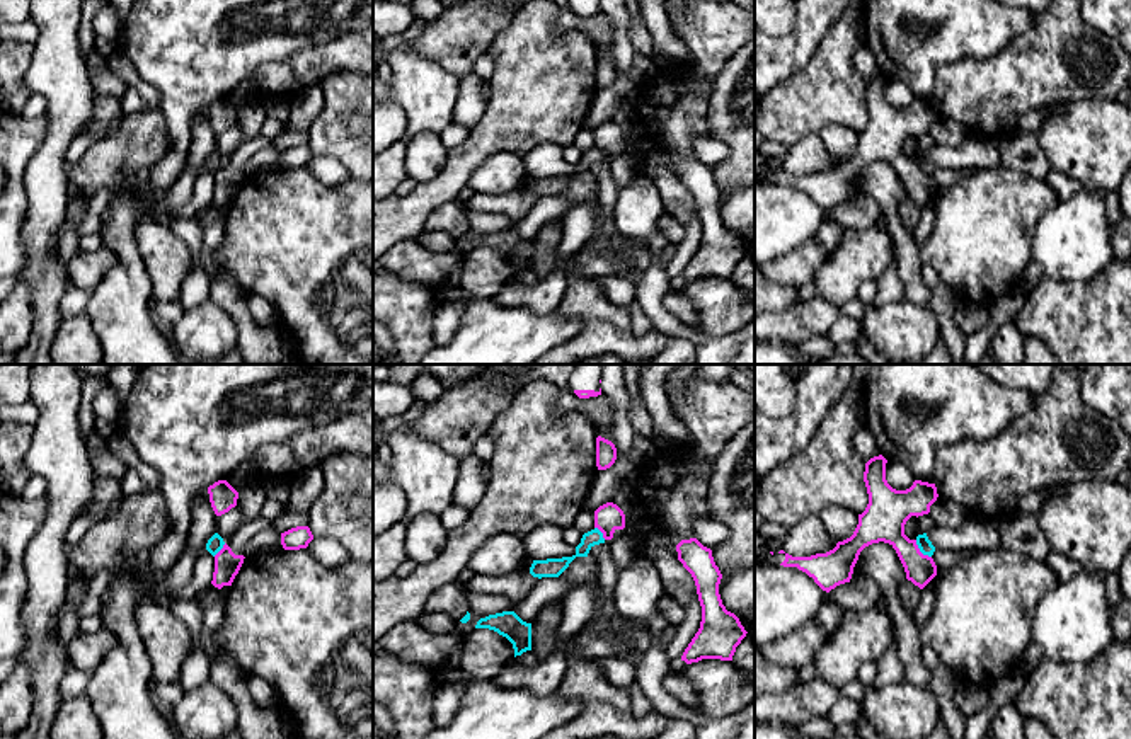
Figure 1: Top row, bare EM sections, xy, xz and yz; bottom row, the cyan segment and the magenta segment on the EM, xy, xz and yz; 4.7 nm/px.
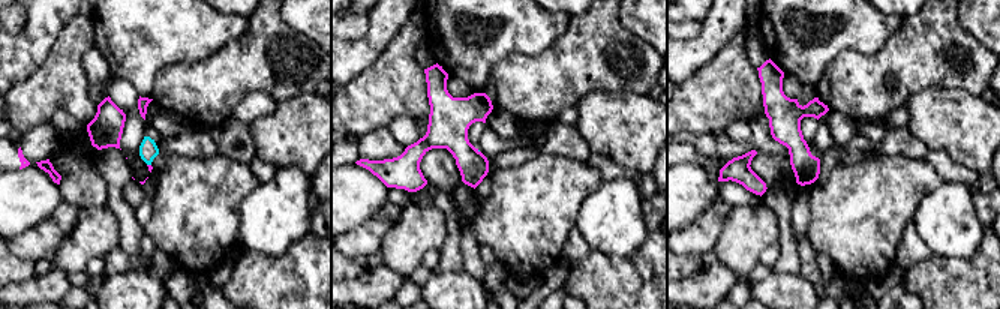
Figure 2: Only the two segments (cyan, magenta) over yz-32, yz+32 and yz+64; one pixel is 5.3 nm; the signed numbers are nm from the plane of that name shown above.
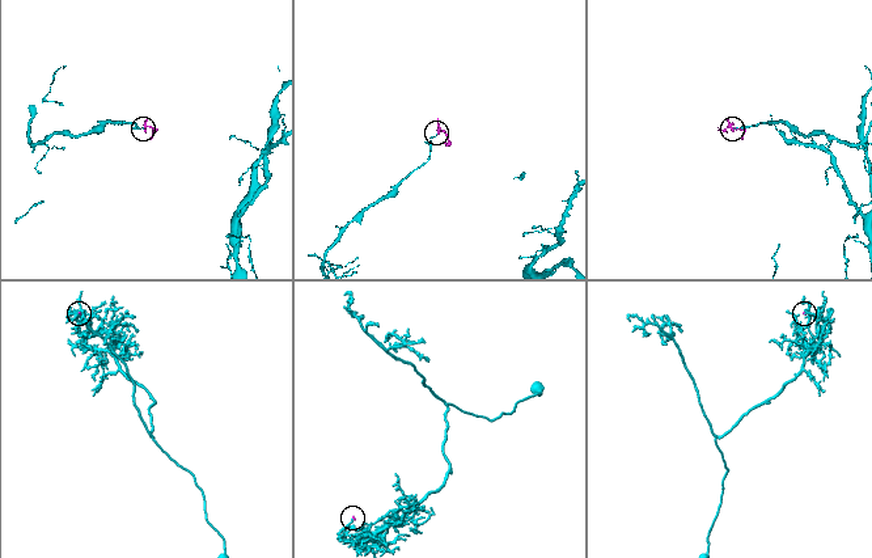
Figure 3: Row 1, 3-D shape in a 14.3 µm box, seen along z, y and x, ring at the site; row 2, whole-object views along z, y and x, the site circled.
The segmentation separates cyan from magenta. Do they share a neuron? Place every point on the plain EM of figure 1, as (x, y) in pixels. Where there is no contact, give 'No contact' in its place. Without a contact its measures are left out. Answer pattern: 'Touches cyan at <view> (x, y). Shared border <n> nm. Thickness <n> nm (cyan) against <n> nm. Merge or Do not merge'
Touches cyan at yz (920, 169). Shared border 120 nm. Thickness 70 nm (cyan) against 200 nm. Do not merge

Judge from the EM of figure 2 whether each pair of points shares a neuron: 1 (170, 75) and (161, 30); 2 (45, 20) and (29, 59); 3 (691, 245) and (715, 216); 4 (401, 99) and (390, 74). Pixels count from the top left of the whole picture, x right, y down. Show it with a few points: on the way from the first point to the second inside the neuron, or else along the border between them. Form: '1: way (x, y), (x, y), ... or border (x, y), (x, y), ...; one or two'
1: border (203, 59), (165, 63), (158, 72), (153, 96); two
2: way (42, 29), (29, 50); one
3: way (699, 237), (709, 224); one
4: way (401, 93), (395, 86), (395, 80); one

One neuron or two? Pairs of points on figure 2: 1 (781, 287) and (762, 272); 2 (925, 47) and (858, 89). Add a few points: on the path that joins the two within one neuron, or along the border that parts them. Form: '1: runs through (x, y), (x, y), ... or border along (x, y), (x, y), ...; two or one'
1: border along (772, 270), (760, 279), (748, 281); two
2: runs through (909, 57), (883, 63), (874, 72); one

